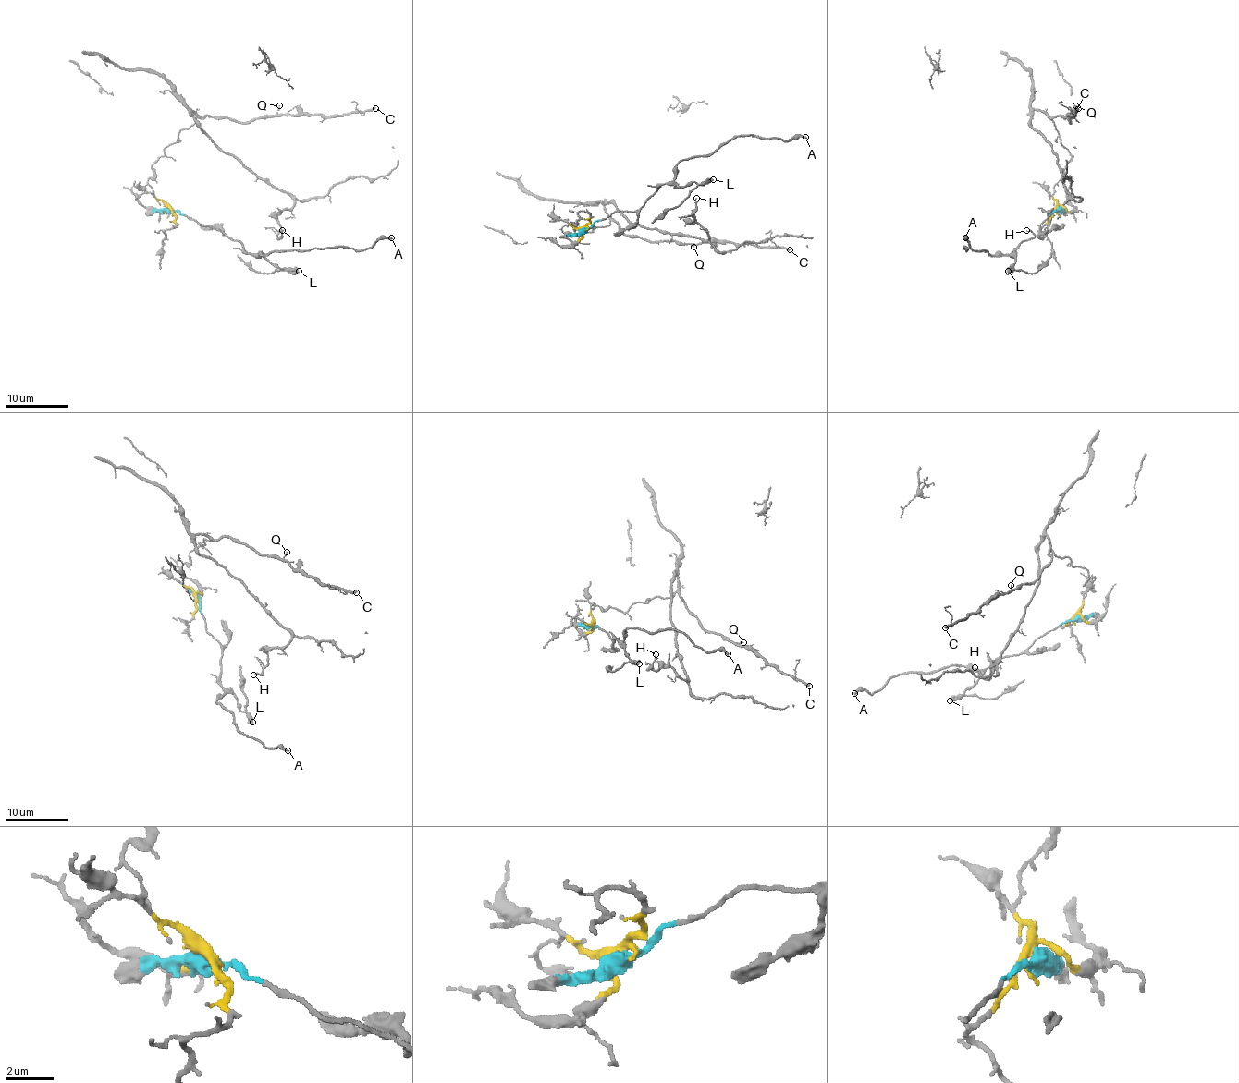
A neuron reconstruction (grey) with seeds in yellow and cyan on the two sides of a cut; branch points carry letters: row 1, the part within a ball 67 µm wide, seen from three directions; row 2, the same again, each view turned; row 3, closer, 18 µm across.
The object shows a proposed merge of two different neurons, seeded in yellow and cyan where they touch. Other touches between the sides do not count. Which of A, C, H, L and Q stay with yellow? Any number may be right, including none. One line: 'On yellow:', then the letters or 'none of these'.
On yellow: C, H, Q

